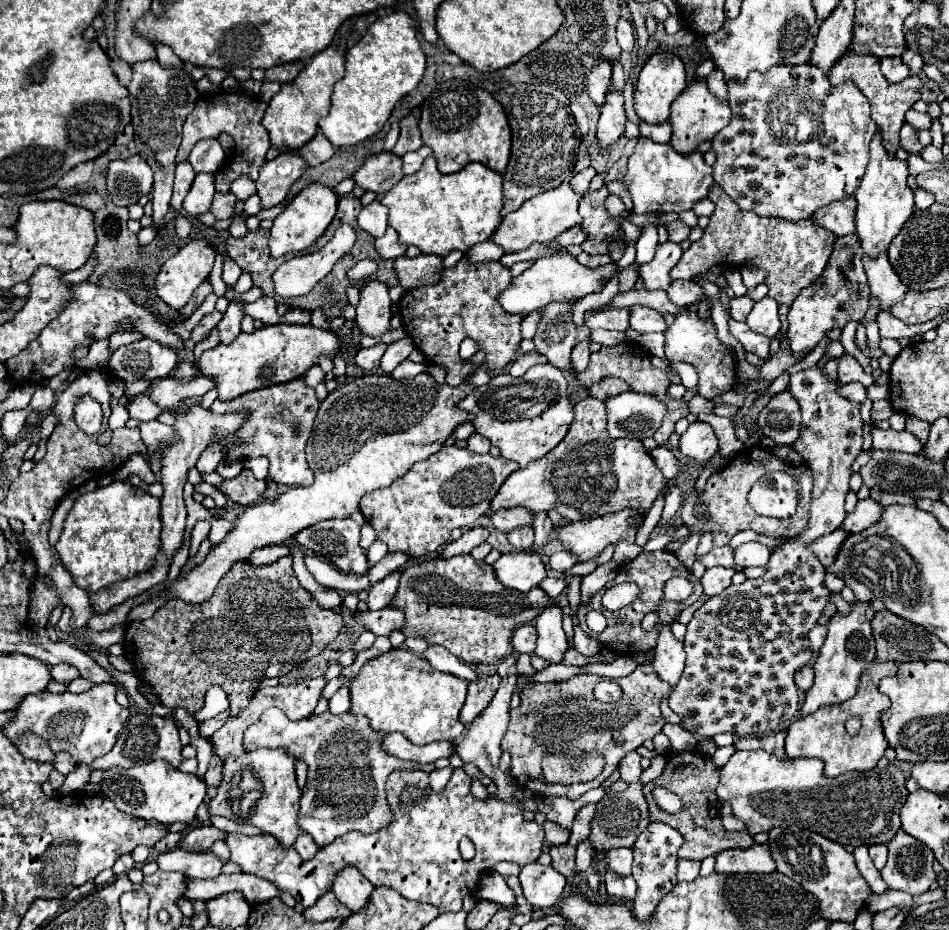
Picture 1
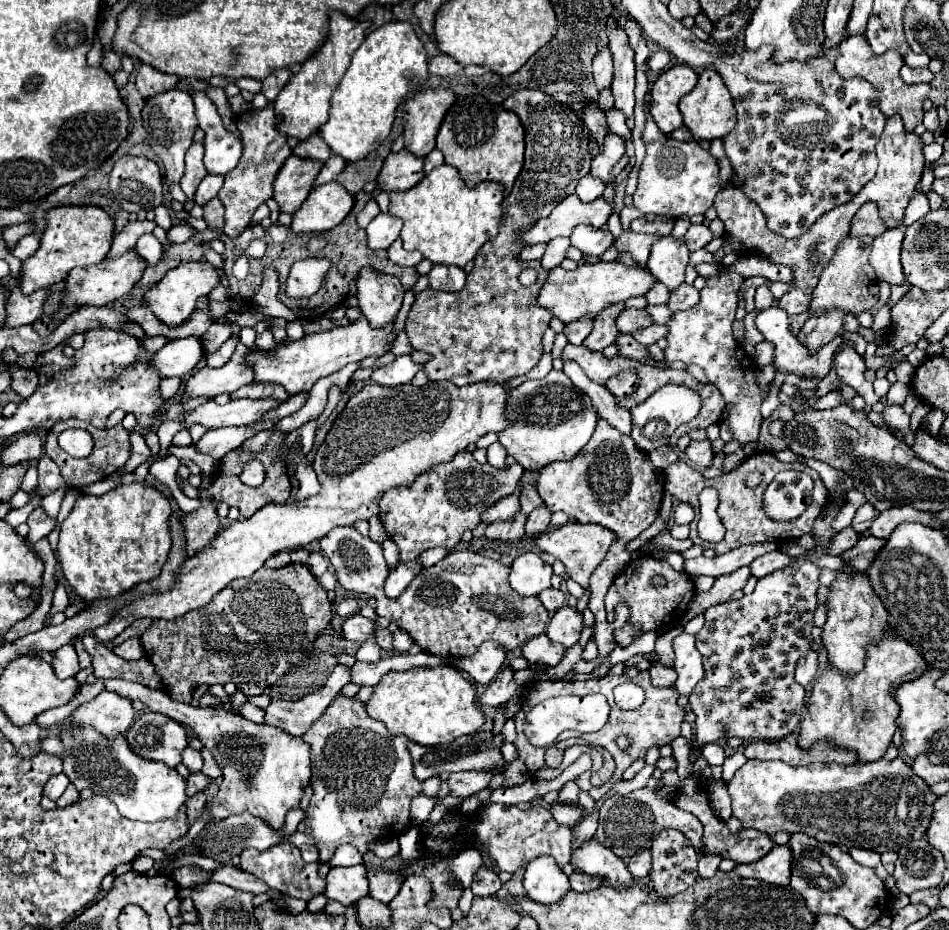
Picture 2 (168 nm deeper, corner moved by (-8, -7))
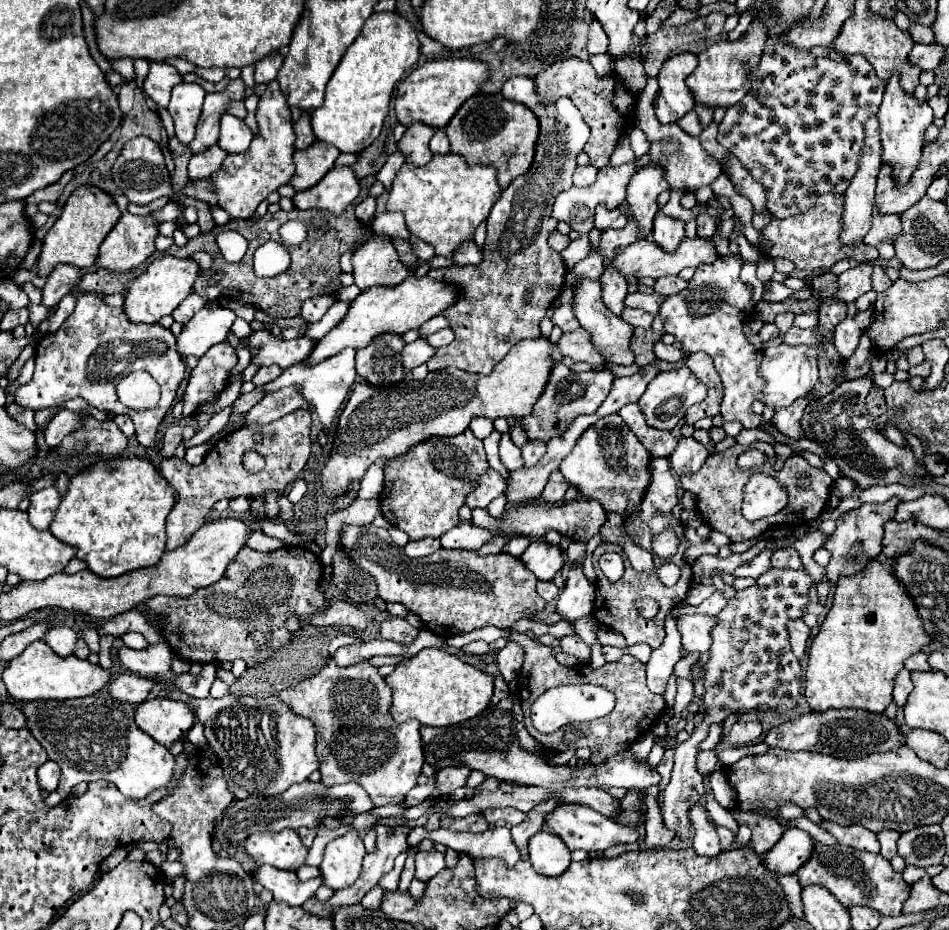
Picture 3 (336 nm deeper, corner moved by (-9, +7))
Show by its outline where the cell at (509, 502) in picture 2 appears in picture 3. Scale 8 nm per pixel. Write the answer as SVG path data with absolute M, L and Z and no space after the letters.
M491 468L481 476L481 480L477 482L477 488L467 496L467 506L485 508L493 498L501 496L503 492L505 492L505 478Z

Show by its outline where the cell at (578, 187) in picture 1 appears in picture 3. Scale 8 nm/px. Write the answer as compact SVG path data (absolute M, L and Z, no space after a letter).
M577 166L575 174L573 174L573 184L575 186L591 186L597 180L597 168L589 166Z

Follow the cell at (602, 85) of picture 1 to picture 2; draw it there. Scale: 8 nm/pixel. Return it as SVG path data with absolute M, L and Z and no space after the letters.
M602 48L592 62L592 74L594 74L594 84L598 90L610 88L612 82L612 54L608 54L608 48Z

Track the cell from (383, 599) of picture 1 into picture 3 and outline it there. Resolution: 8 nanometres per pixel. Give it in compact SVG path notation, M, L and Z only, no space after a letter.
M427 538L427 540L415 540L415 542L407 542L405 544L405 554L409 558L421 558L421 556L429 556L433 554L435 550L439 550L441 544L439 540L433 540L433 538Z

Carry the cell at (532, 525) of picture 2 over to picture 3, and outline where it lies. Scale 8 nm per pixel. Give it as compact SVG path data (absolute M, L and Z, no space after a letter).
M553 472L547 480L547 486L545 486L543 494L541 494L541 500L545 504L557 504L559 500L563 500L567 488L569 488L569 484L563 480L563 476L559 472Z

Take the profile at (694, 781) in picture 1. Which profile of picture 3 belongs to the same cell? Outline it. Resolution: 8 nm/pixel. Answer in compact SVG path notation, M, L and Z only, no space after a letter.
M731 810L733 818L737 820L739 826L749 826L753 836L753 850L761 856L765 854L769 848L773 848L777 844L777 840L783 834L783 826L779 824L777 818L769 818L769 816L761 816L761 814L751 814L751 812L741 812L741 810Z

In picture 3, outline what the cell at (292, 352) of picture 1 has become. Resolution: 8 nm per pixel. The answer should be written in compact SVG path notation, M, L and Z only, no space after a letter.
M409 276L405 282L393 286L393 288L383 288L383 286L373 286L365 292L361 292L349 306L347 316L333 328L329 330L321 340L317 340L315 348L311 350L309 358L305 364L319 364L321 360L327 360L329 356L335 356L343 348L365 348L371 344L373 338L381 334L405 334L407 330L417 330L421 324L425 324L429 318L437 316L443 312L443 308L449 308L457 298L457 290L445 282L435 282L427 276L415 278Z

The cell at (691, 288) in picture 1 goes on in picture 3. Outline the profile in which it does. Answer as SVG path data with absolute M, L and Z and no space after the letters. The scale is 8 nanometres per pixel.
M667 276L667 278L659 278L653 288L661 296L673 296L673 294L677 294L677 292L687 288L687 280L679 278L679 276Z

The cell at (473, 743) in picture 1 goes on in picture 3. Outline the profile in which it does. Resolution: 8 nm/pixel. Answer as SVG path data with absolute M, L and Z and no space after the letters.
M441 768L437 774L437 786L443 796L449 796L453 790L465 786L467 778L471 774L471 768Z

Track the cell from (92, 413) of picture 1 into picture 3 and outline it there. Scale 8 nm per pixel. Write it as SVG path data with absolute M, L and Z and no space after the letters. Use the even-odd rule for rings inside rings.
M79 294L75 312L63 322L63 326L39 340L35 348L35 374L25 386L19 386L13 394L13 402L35 410L57 408L71 398L83 398L99 410L113 414L127 414L135 422L137 440L143 446L153 446L153 438L167 410L173 406L177 388L185 378L183 358L177 354L175 336L171 330L159 324L133 324L125 316L123 308L107 306L97 294ZM145 370L161 386L161 400L153 410L131 410L117 398L117 384L131 372Z

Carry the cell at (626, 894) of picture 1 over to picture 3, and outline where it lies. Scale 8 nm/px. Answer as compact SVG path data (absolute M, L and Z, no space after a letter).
M559 804L547 818L547 828L551 834L557 834L569 850L585 850L585 852L603 852L609 846L615 846L617 842L637 842L639 832L635 828L621 826L607 816L601 816L599 812L581 806L581 804Z

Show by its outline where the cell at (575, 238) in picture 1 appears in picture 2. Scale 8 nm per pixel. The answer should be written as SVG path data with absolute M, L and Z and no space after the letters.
M576 226L576 232L572 234L572 246L576 246L580 252L600 256L614 244L614 236L606 228L592 228L592 226Z

